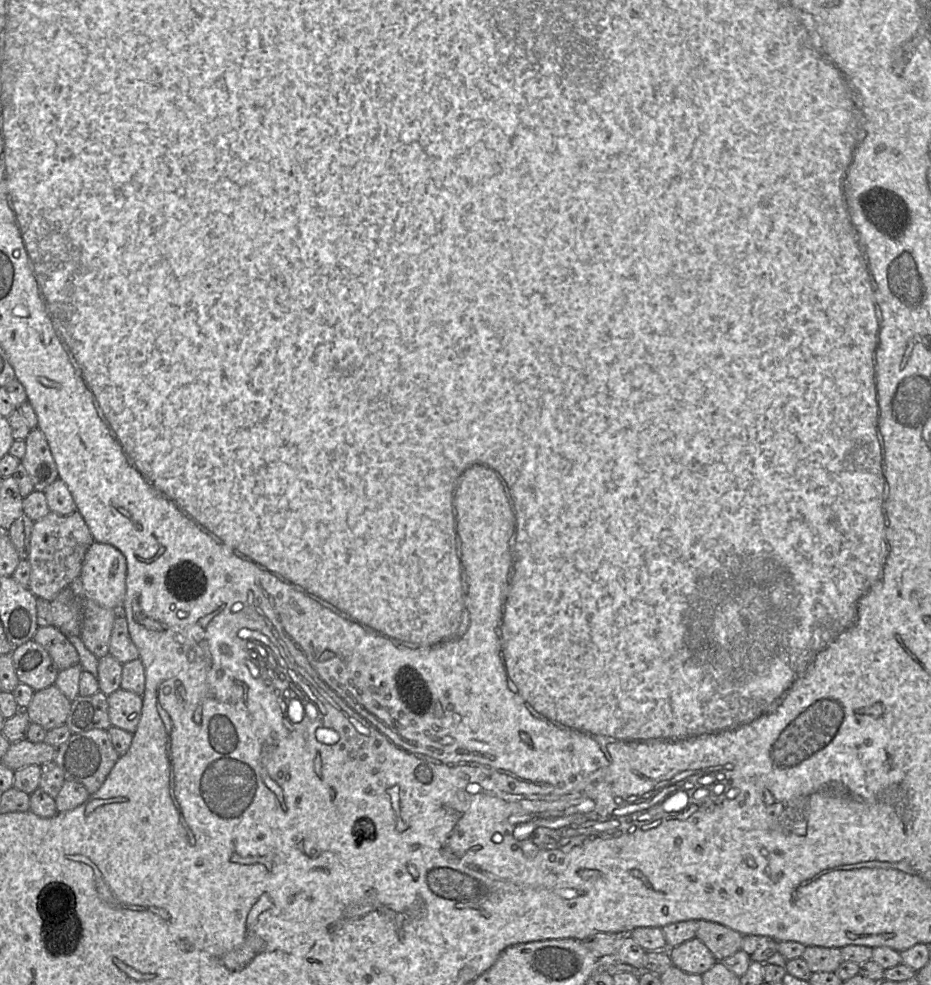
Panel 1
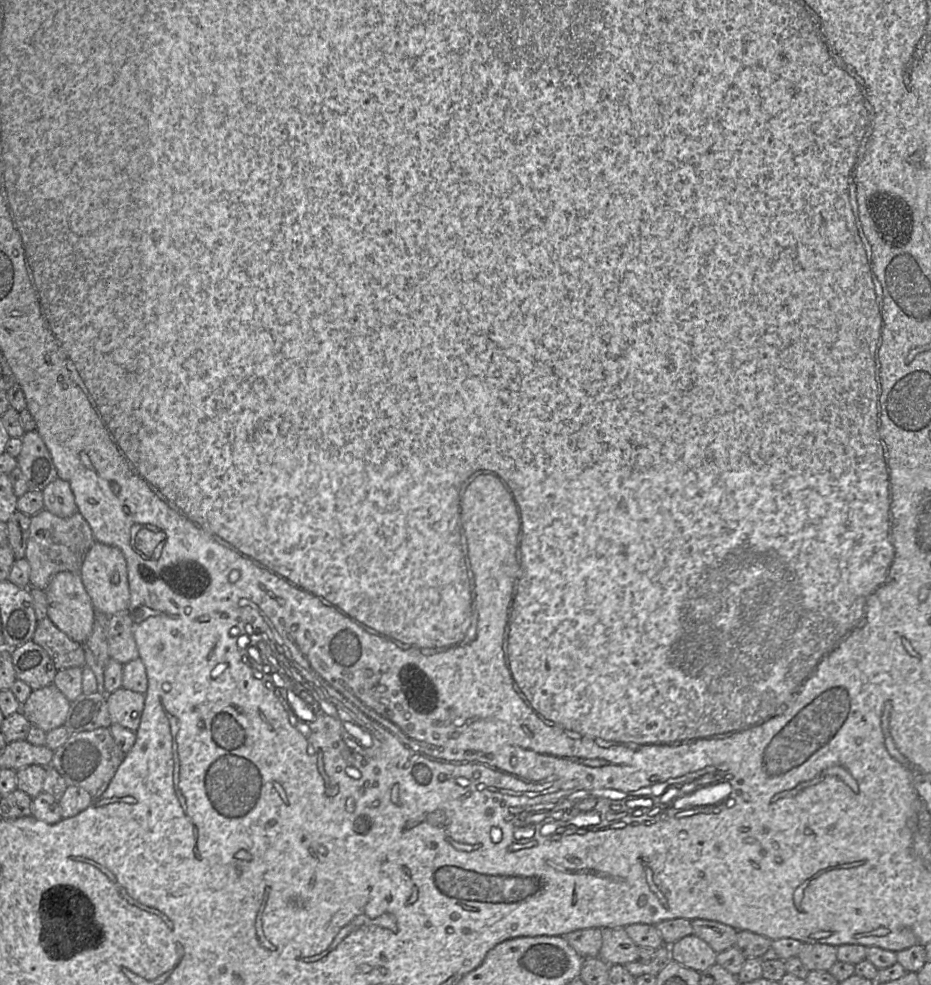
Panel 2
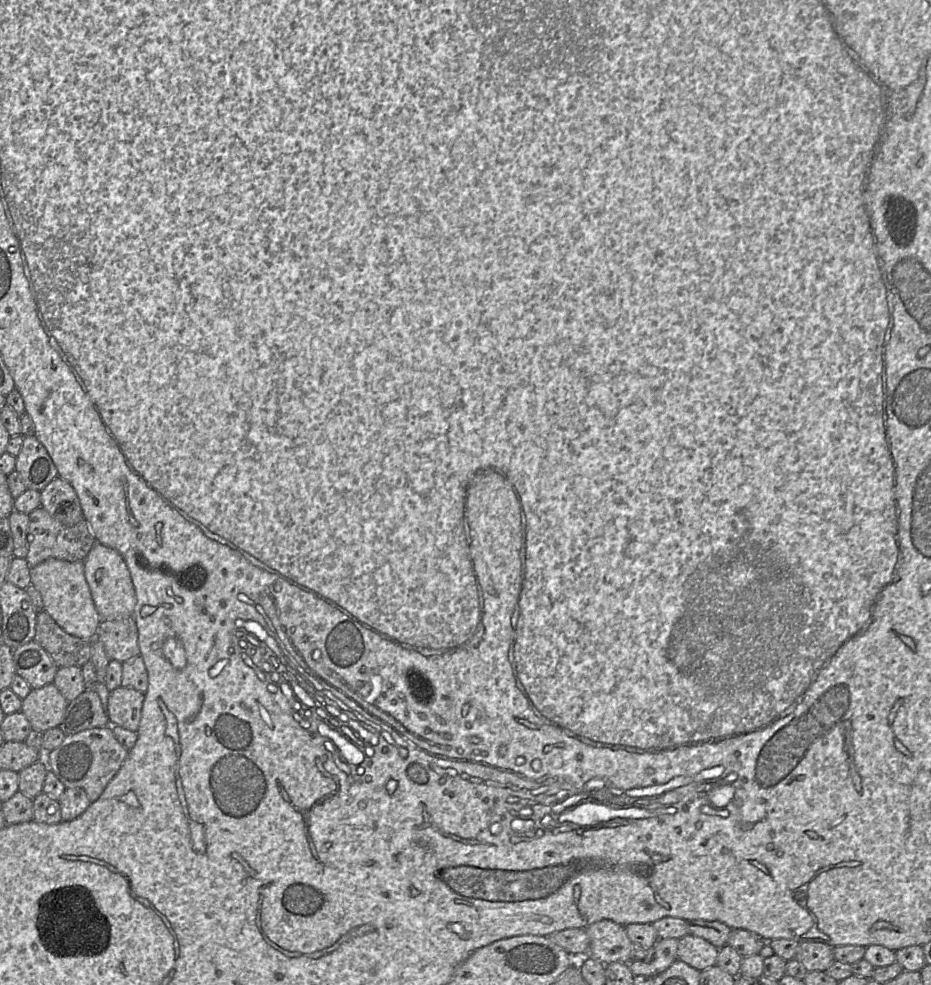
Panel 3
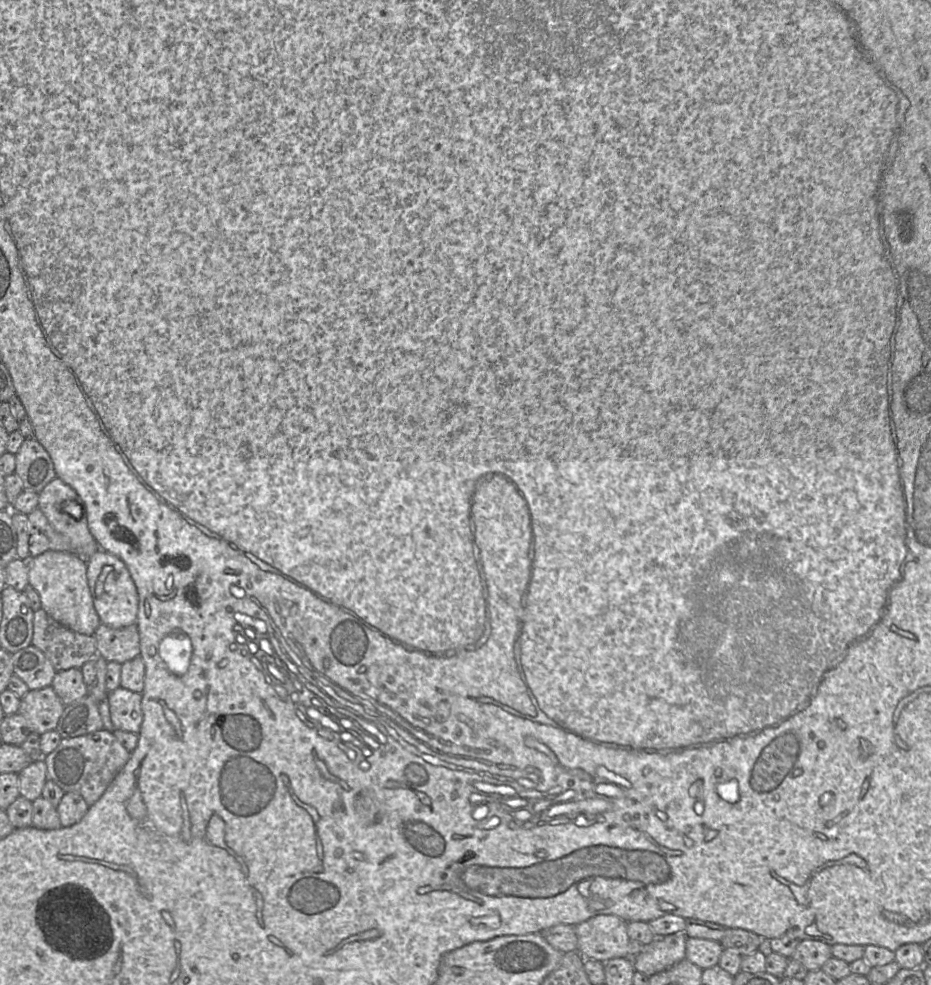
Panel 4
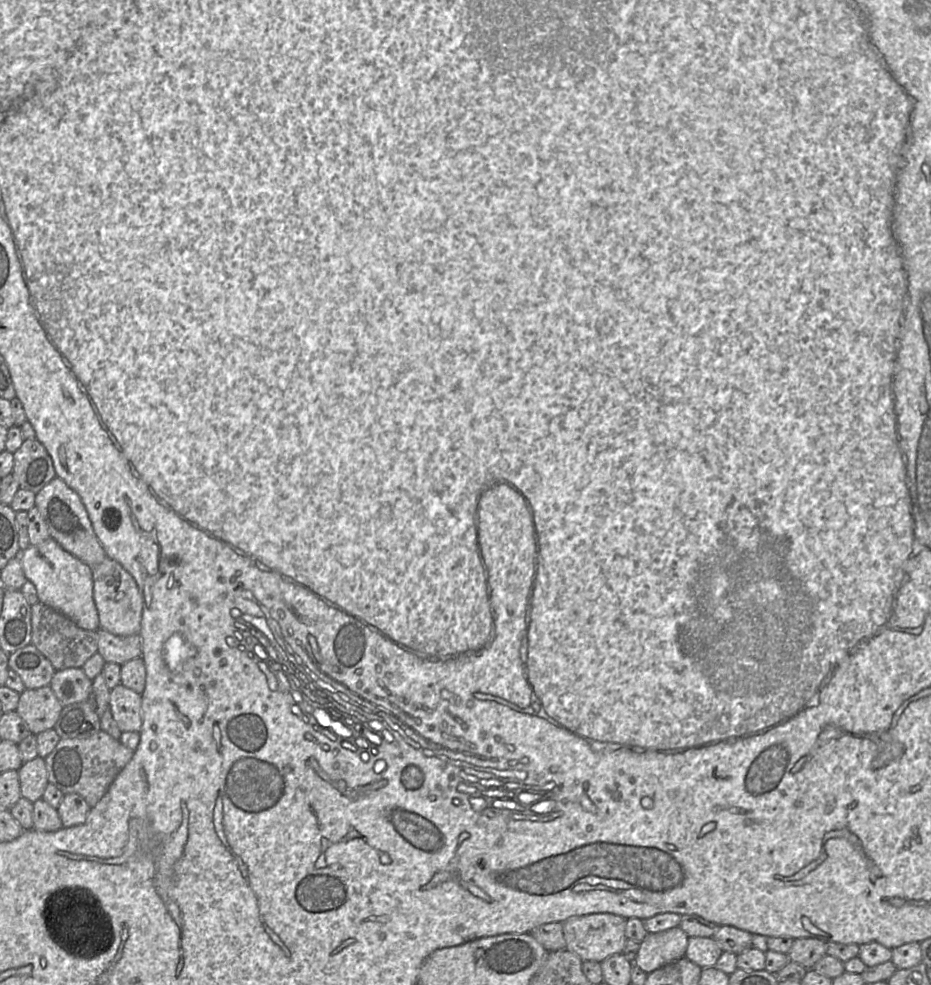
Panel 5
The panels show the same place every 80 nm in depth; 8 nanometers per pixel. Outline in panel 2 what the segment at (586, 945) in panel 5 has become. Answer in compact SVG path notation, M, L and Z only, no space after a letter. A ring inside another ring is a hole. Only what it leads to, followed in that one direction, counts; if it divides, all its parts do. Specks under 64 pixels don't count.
M599 928L602 946L598 957L609 965L627 964L638 960L638 945L629 937L624 928Z

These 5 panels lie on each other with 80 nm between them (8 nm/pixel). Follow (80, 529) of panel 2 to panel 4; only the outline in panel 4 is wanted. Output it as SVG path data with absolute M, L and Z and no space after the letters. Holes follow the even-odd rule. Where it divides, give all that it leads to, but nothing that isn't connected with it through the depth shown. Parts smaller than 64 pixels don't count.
M38 508L28 515L28 542L30 557L46 551L73 553L70 539L54 530Z

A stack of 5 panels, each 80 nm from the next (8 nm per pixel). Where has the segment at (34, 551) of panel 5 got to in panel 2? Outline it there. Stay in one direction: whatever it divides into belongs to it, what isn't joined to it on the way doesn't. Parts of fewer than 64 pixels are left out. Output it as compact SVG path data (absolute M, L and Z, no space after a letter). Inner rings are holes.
M59 572L45 589L47 617L71 640L85 644L96 614L80 573Z

